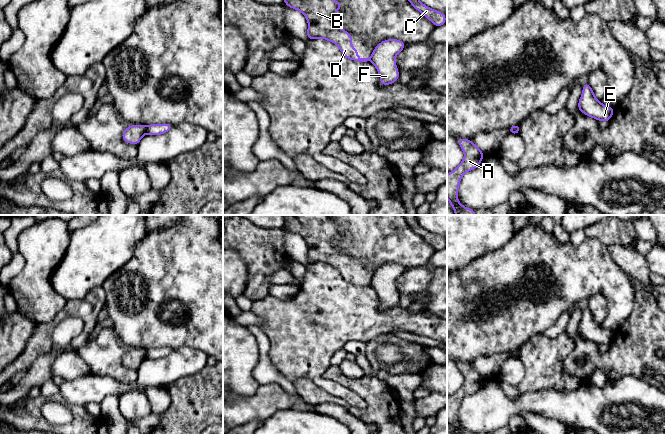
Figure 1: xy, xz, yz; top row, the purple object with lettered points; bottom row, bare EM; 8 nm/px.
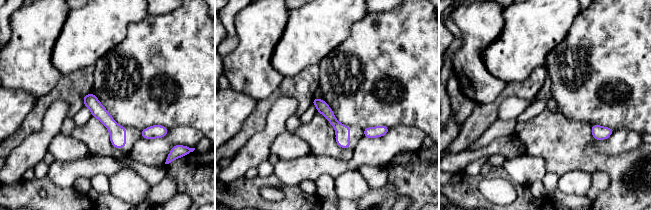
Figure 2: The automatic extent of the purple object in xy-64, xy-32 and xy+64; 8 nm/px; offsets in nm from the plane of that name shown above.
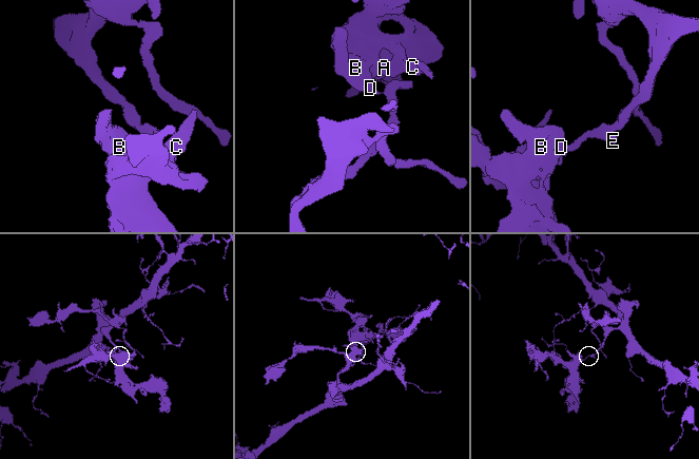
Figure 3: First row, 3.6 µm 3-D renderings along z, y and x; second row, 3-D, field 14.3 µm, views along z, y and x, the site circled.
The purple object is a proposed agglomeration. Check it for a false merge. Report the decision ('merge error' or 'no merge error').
merge error

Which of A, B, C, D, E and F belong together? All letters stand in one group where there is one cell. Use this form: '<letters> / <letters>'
A B C D / E F

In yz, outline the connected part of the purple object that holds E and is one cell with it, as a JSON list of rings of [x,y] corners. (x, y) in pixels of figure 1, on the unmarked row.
[[[585,306],[582,319],[578,326],[578,333],[588,341],[597,345],[610,345],[614,332],[603,329],[594,319],[590,309]]]

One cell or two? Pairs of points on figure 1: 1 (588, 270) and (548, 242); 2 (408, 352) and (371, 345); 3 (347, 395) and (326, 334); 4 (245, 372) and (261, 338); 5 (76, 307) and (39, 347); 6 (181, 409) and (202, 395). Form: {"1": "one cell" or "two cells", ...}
{"1": "one cell", "2": "one cell", "3": "one cell", "4": "two cells", "5": "one cell", "6": "one cell"}

